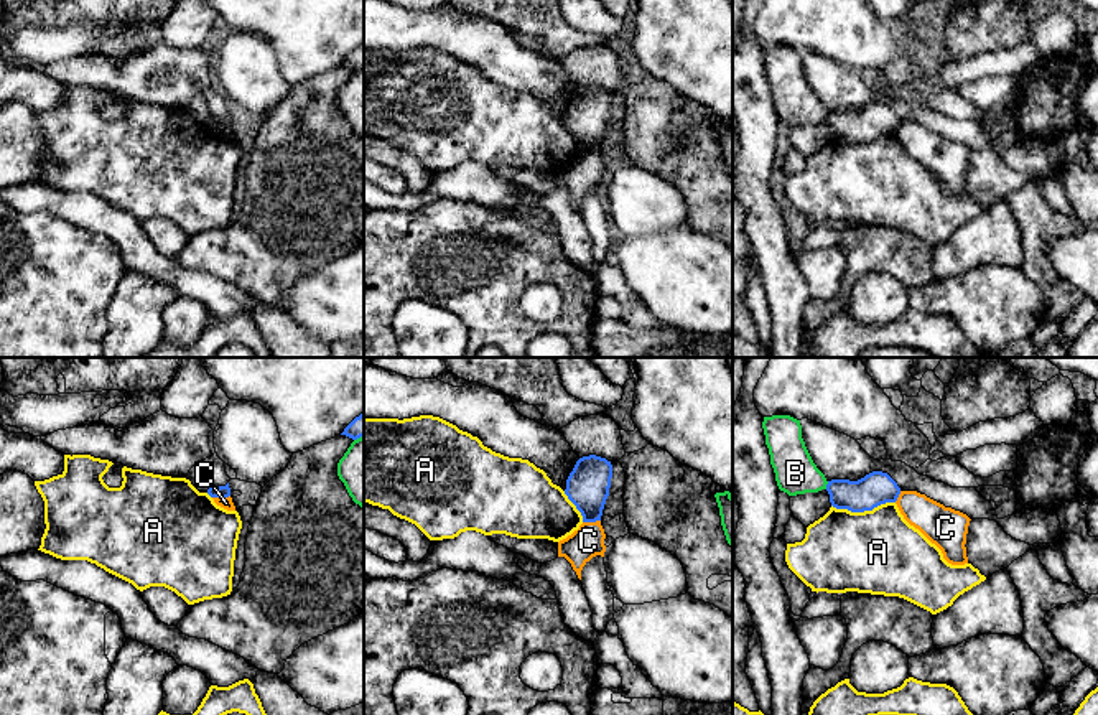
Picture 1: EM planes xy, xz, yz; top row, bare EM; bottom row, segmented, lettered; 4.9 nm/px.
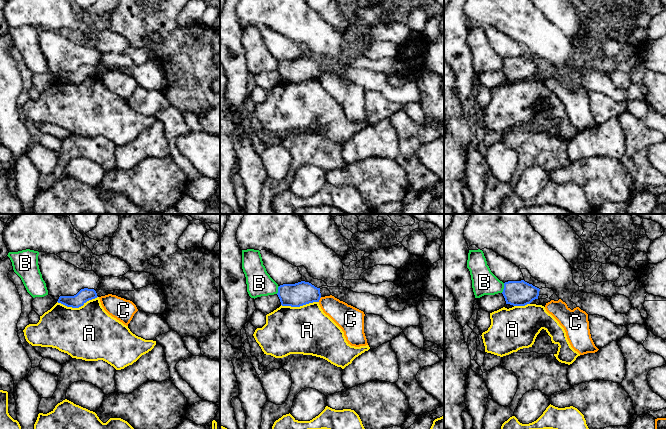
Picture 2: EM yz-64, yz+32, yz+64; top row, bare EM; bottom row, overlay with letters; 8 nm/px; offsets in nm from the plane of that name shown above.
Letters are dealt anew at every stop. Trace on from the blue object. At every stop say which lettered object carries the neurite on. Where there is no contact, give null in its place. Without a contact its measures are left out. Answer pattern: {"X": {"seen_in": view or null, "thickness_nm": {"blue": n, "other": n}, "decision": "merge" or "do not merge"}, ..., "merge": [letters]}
{"A": {"seen_in": "yz", "thickness_nm": {"blue": 160, "other": 400}, "decision": "do not merge"}, "B": {"seen_in": "yz", "thickness_nm": {"blue": 160, "other": 200}, "decision": "do not merge"}, "C": {"seen_in": "xy", "thickness_nm": {"blue": 60, "other": 60}, "decision": "do not merge"}, "merge": []}

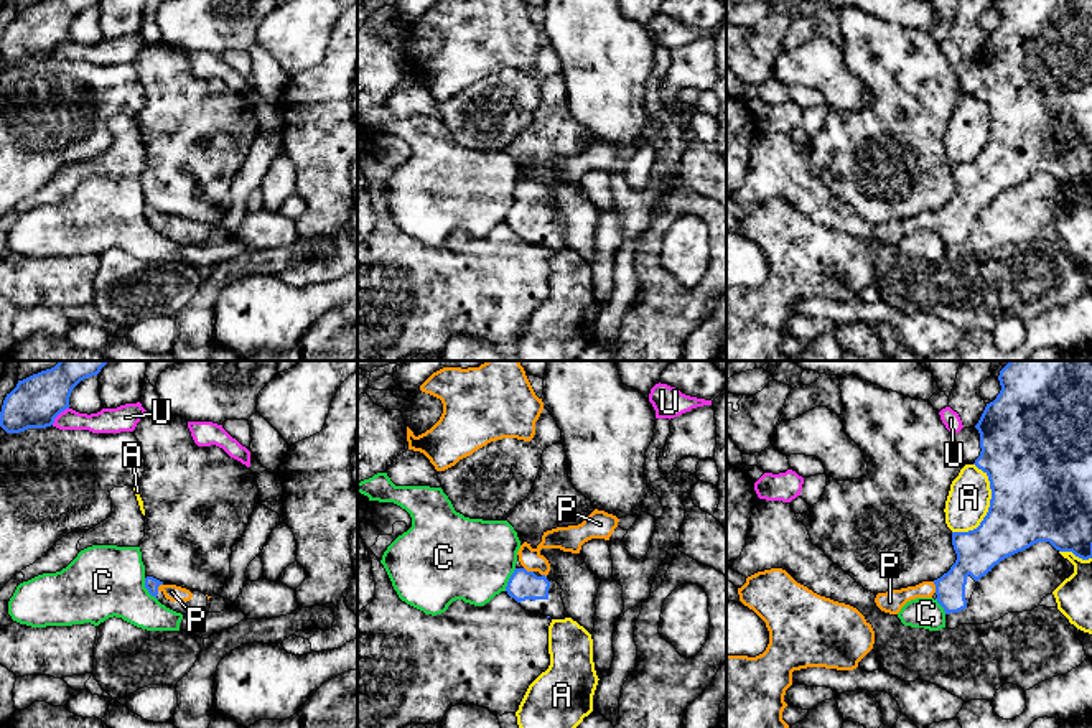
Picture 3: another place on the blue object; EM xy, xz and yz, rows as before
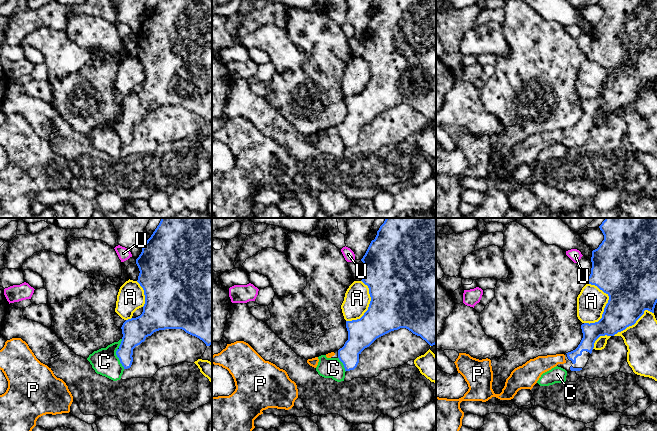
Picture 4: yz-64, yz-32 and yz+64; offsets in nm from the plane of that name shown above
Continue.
{"A": {"seen_in": "yz", "thickness_nm": {"blue": 460, "other": 200}, "decision": "do not merge"}, "C": {"seen_in": "xy", "thickness_nm": {"blue": 70, "other": 360}, "decision": "do not merge"}, "P": {"seen_in": "yz", "thickness_nm": {"blue": 190, "other": 110}, "decision": "merge"}, "U": {"seen_in": "xy", "thickness_nm": {"blue": 240, "other": 120}, "decision": "do not merge"}, "merge": ["P"]}

